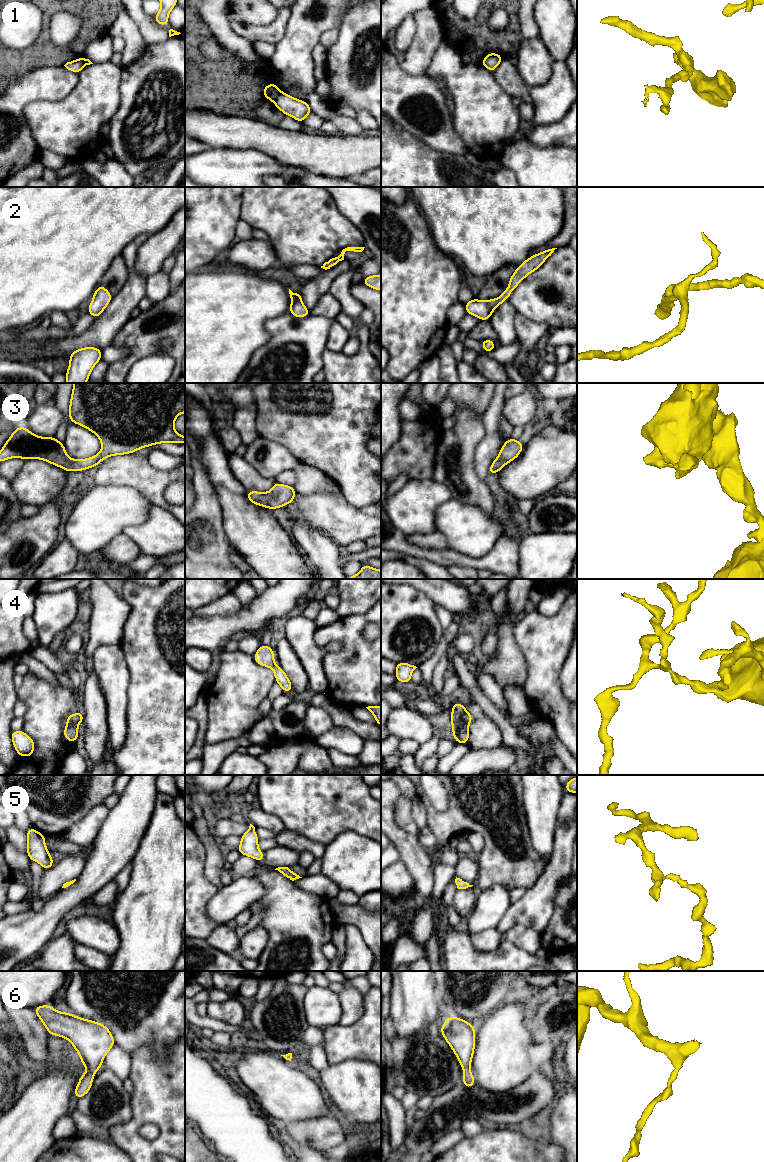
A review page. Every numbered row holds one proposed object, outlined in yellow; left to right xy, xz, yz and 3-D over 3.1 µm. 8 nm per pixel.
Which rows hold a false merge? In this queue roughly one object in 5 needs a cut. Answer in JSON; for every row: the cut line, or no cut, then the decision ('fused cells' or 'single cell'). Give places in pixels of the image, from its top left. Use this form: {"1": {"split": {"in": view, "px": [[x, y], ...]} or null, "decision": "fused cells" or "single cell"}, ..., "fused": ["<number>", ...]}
{"1": {"split": {"in": "xz", "px": [[281, 92], [273, 101]]}, "decision": "fused cells"}, "2": {"split": null, "decision": "single cell"}, "3": {"split": null, "decision": "single cell"}, "4": {"split": null, "decision": "single cell"}, "5": {"split": null, "decision": "single cell"}, "6": {"split": null, "decision": "single cell"}, "fused": ["1"]}

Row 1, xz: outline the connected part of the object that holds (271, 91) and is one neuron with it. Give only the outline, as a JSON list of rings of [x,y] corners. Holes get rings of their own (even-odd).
[[[271,83],[263,88],[262,93],[266,99],[274,102],[280,95],[281,90],[277,87],[276,83]]]

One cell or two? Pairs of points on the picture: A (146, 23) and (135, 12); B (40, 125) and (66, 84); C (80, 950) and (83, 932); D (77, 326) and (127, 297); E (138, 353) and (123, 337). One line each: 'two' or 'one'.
A: one
B: two
C: two
D: two
E: one

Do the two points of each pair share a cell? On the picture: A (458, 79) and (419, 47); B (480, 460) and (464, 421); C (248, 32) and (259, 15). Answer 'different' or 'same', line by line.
A: different
B: different
C: different

